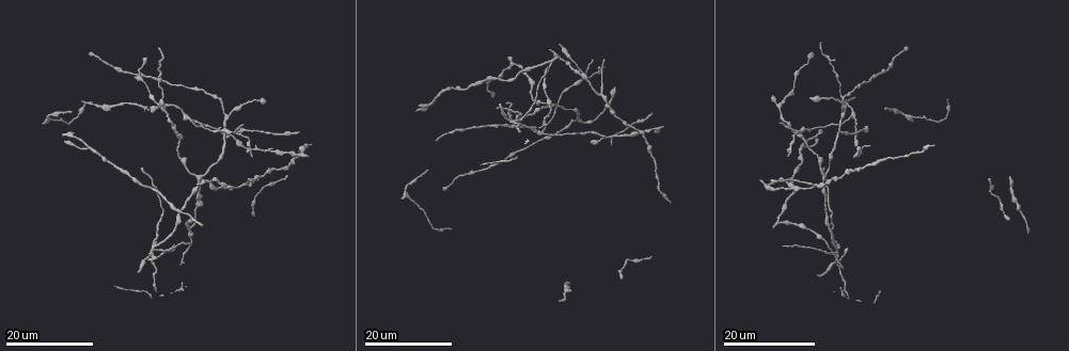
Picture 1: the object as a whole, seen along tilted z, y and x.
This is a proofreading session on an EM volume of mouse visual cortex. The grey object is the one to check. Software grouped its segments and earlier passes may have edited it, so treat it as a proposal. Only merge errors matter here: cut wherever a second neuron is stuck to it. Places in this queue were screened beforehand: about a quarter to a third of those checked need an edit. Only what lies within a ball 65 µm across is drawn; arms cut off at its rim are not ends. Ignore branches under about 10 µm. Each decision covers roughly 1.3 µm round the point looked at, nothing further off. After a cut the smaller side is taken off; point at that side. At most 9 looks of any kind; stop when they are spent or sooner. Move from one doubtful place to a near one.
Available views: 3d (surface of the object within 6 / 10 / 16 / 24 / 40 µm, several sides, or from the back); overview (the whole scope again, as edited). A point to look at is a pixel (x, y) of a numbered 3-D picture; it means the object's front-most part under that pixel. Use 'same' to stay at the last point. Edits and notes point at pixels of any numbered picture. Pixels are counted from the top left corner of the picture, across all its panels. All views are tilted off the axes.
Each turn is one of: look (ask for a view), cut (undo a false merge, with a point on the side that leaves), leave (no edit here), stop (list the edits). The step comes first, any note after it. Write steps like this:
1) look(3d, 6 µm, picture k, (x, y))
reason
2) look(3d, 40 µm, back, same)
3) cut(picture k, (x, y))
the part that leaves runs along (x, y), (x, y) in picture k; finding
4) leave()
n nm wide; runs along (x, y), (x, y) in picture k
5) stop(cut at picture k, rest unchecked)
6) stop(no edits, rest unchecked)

look(3d, 16 µm, picture 1, (541, 132))
branch point

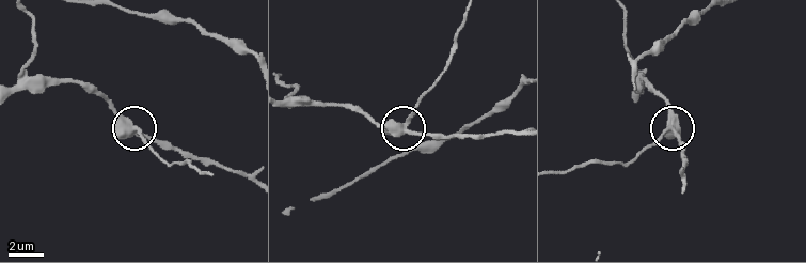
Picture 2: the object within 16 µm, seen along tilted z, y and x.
look(3d, 10 µm, picture 2, (136, 130))
zoom in

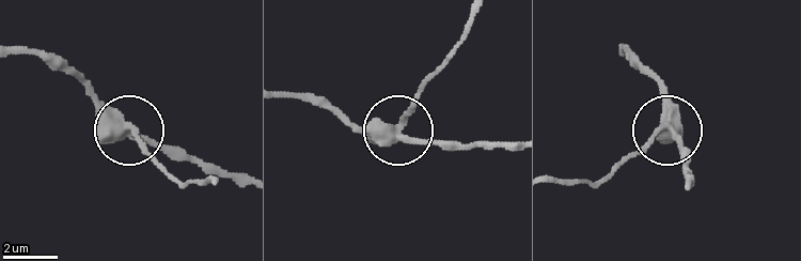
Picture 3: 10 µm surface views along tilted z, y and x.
cut(picture 3, (414, 108))
3 arms; a second neuron is stuck on

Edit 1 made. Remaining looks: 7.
look(3d, 24 µm, picture 1, (510, 126))
thin arm on a thick one

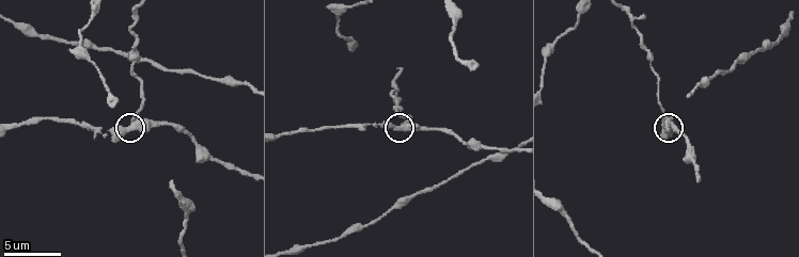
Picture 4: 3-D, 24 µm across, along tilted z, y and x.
look(3d, 10 µm, picture 4, (132, 125))
closer look

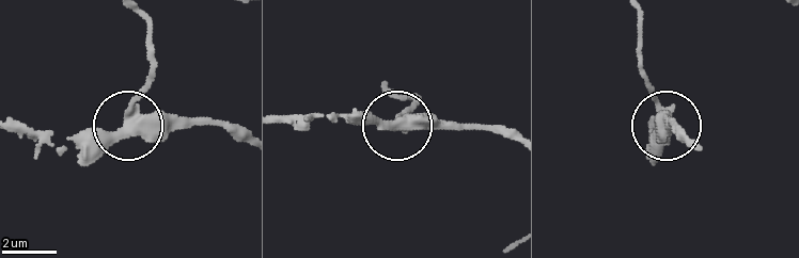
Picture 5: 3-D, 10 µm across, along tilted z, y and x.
cut(picture 5, (142, 90))
3 arms; a second neuron is stuck on

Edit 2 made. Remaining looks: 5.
look(overview)

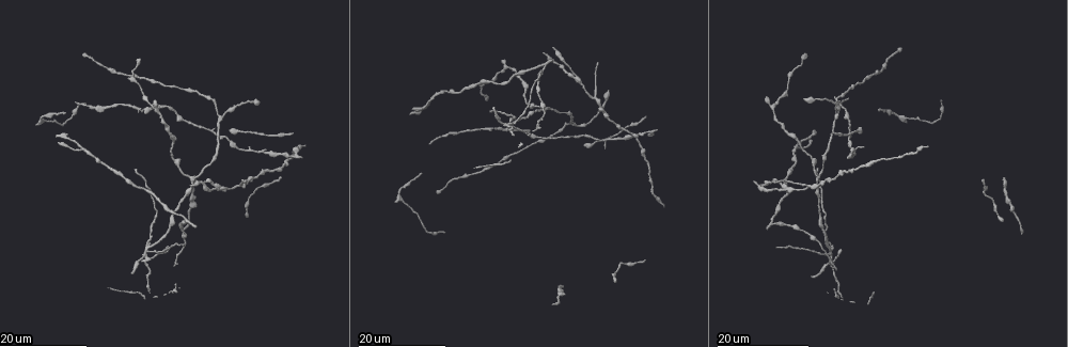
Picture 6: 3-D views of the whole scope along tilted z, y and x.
look(3d, 24 µm, picture 6, (147, 252))
small branch off a trunk

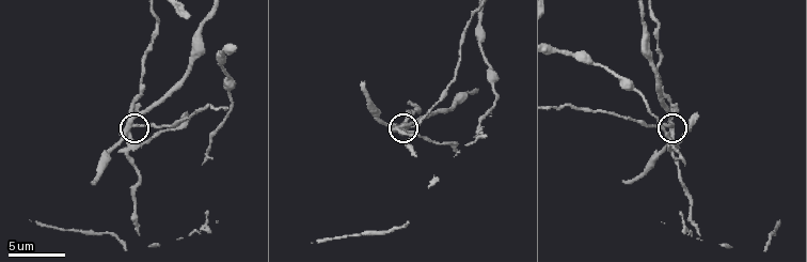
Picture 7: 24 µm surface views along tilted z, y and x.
look(3d, 10 µm, picture 7, (129, 124))
zoom in

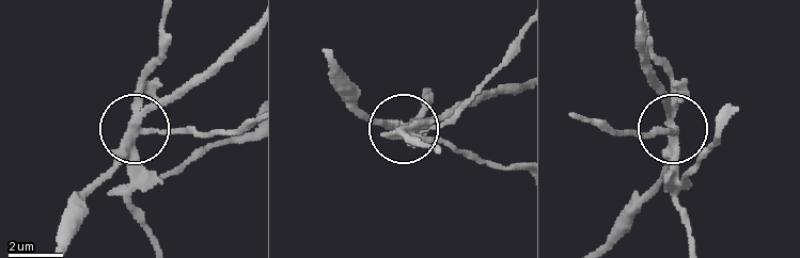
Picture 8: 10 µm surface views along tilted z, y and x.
look(3d, 10 µm, back, picture 8, (134, 134))

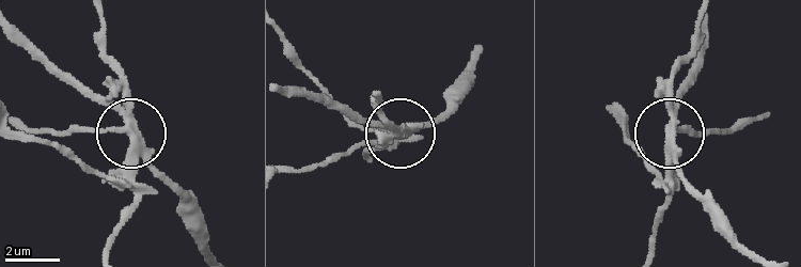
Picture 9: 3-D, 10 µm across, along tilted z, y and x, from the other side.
cut(picture 9, (120, 170))
280 nm wide; the part that leaves runs along (131, 136), (131, 195), (110, 250) in picture 9; two neurons meet here

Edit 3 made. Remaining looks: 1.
stop(cut at picture 3, cut at picture 5, cut at picture 9, rest unchecked)

